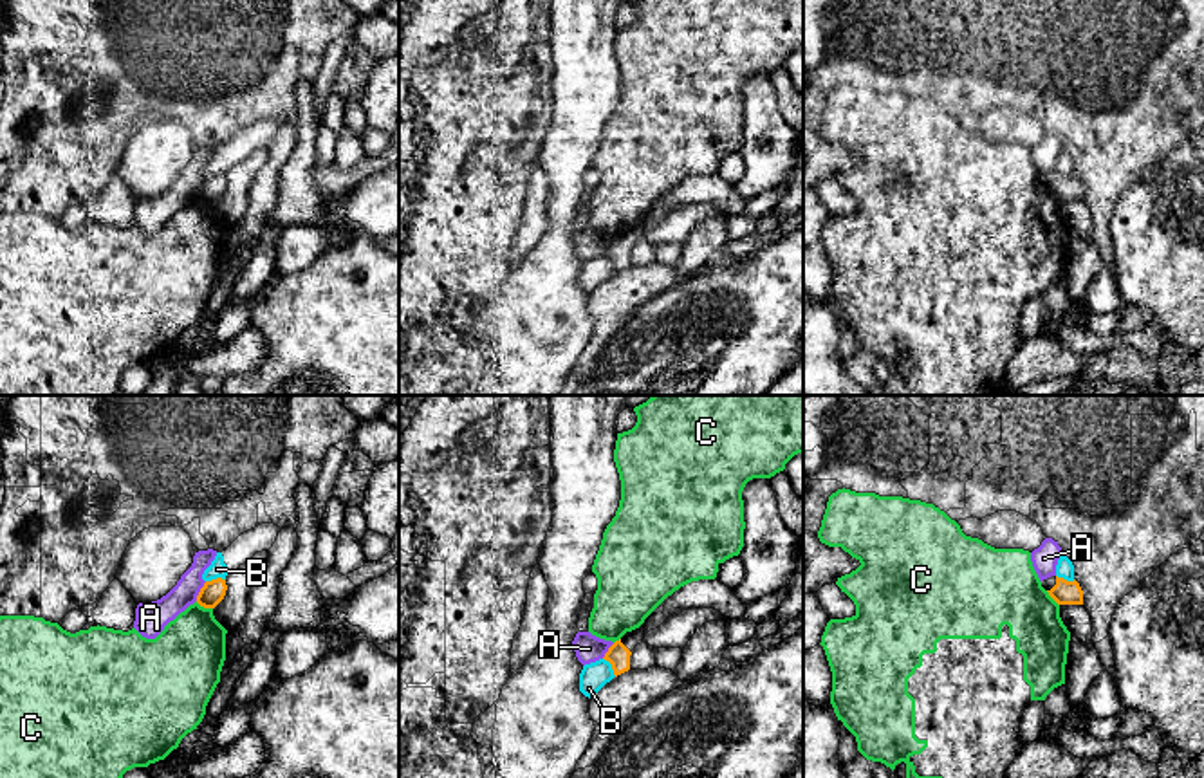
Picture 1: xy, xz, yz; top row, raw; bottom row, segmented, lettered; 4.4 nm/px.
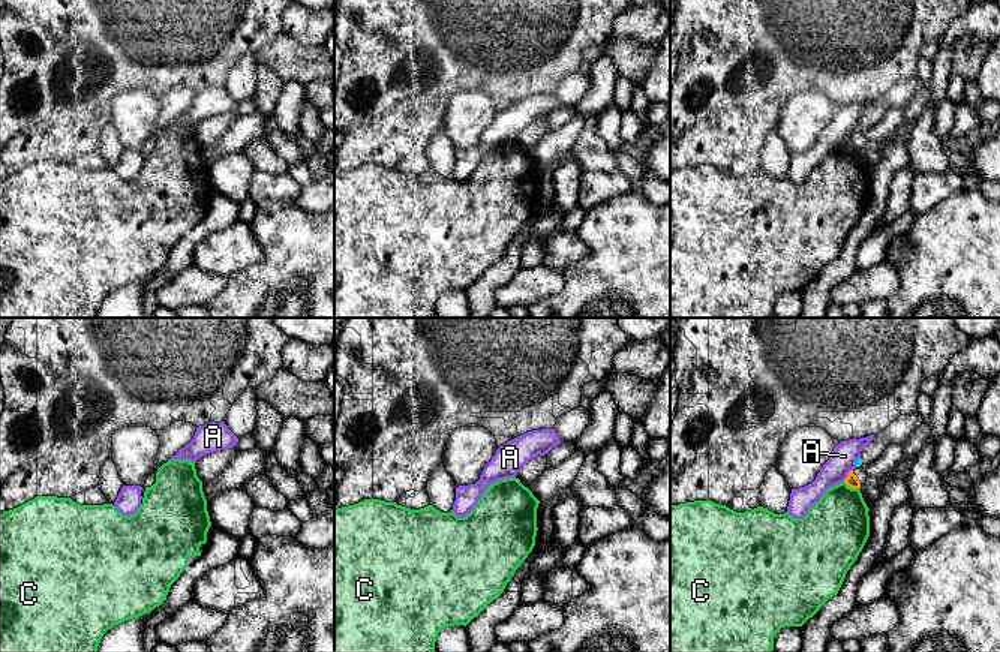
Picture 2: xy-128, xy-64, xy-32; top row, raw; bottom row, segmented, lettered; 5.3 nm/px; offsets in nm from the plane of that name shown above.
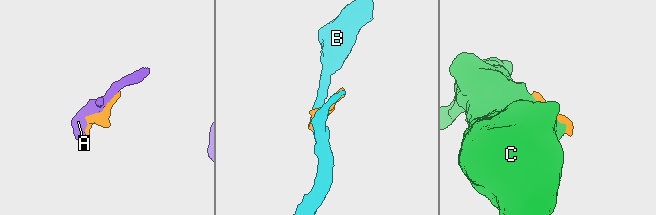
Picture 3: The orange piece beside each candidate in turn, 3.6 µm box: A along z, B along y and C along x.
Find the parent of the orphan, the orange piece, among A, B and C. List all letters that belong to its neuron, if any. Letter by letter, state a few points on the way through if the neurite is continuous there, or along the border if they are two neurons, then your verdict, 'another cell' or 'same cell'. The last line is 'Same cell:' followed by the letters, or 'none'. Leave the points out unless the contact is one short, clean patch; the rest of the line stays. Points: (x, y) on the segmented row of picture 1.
A: another cell
B: another cell
C: another cell
Same cell: none

